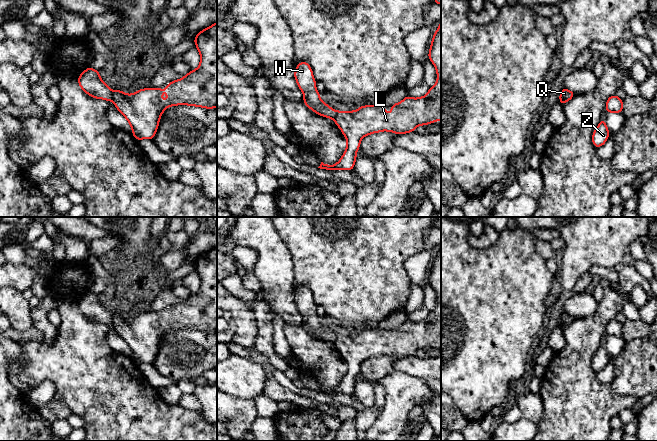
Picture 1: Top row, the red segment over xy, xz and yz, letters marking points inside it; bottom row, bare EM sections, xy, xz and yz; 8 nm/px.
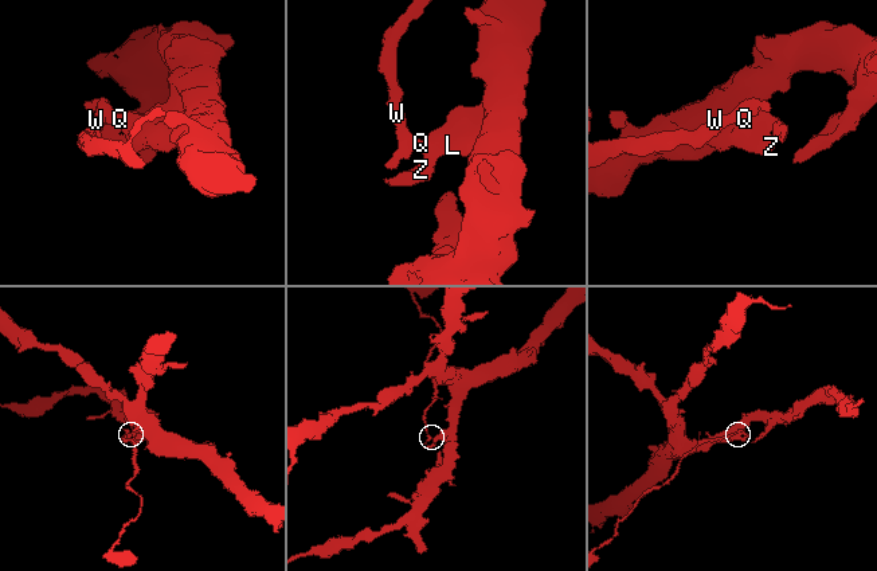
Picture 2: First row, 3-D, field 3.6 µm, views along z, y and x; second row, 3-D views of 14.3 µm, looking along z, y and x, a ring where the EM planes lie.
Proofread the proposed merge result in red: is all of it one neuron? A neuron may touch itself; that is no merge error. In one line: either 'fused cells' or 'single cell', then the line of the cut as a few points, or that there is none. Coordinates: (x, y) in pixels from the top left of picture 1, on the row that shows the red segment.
fused cells; cut in xy along (113, 92), (111, 100)

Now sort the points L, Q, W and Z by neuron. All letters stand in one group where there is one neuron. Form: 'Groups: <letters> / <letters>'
Groups: L Q Z / W

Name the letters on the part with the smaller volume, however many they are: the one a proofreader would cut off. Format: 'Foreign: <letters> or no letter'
Foreign: W

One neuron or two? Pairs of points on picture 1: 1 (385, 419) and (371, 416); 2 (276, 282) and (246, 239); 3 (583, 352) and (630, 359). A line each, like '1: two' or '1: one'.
1: two
2: one
3: two

